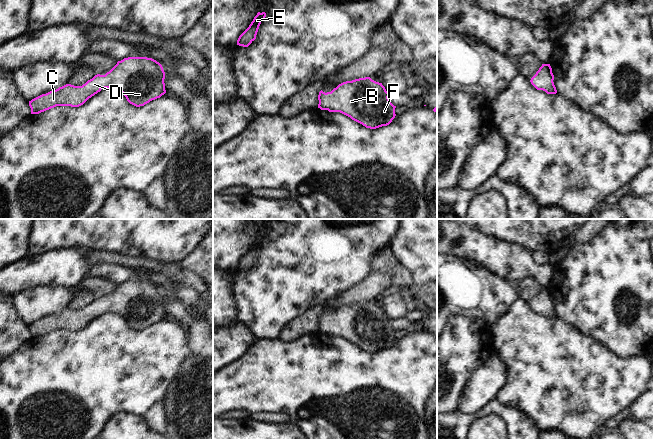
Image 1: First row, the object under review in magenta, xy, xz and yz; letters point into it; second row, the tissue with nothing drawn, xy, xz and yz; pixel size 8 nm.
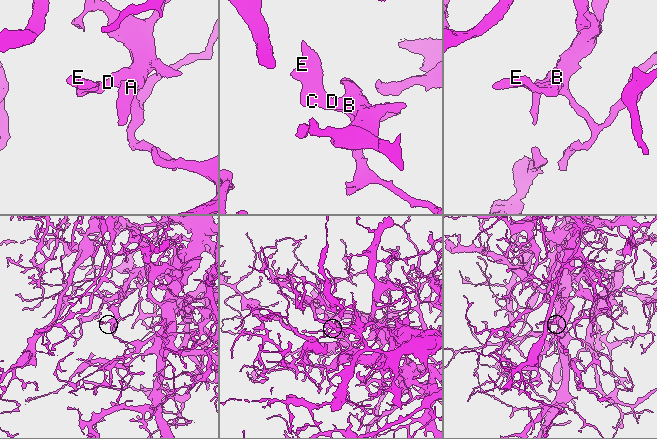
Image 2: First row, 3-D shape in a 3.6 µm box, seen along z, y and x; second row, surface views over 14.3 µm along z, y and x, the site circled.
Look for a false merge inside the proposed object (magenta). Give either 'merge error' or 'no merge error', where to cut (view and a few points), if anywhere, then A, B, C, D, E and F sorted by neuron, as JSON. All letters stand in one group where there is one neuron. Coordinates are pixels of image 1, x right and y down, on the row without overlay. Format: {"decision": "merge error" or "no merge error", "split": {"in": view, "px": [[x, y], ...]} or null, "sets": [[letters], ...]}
{"decision": "no merge error", "split": null, "sets": [["A", "B", "C", "D", "E", "F"]]}

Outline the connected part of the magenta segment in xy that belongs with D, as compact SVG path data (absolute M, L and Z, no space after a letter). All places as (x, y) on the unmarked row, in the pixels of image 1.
M128 281L118 285L105 299L97 298L82 310L66 308L32 323L29 330L31 338L56 330L79 331L102 312L110 312L123 317L130 328L140 331L166 317L164 303L163 291L156 284Z

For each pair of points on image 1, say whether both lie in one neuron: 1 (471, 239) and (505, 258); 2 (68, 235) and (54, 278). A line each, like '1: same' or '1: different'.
1: same
2: different

